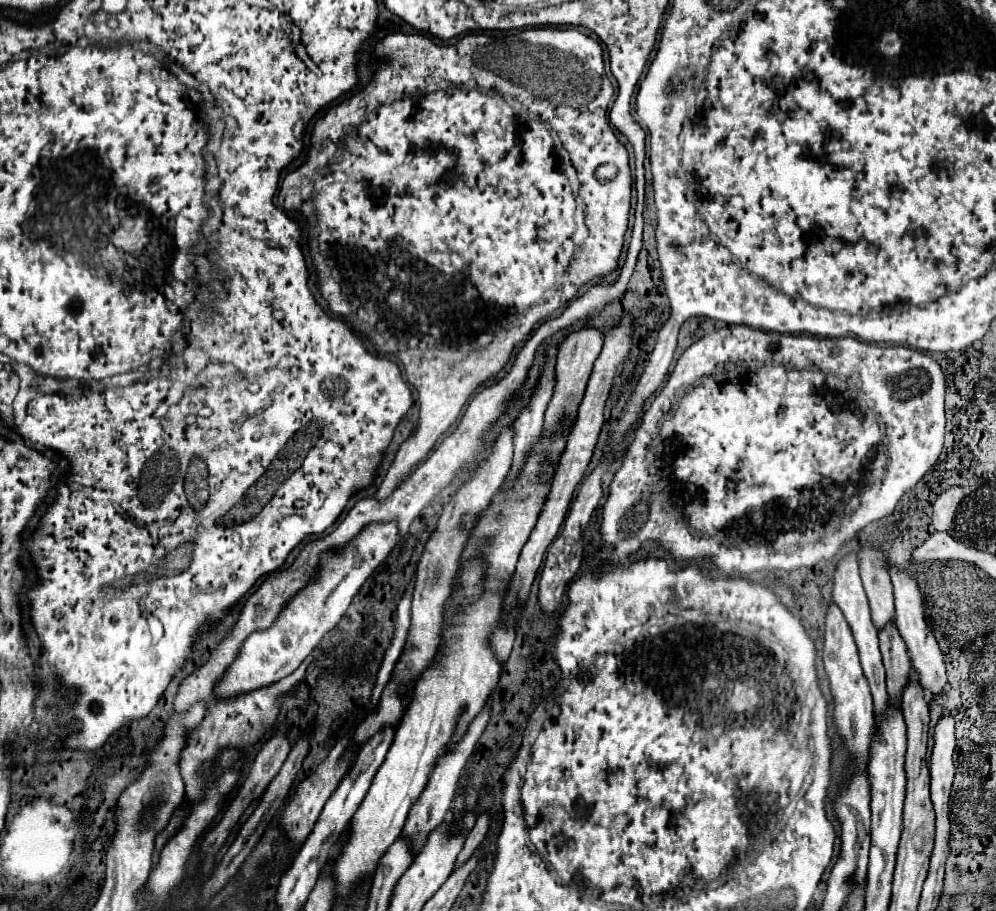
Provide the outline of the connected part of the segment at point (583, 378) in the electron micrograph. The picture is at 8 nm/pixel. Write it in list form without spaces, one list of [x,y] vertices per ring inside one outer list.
[[[585,324],[583,328],[571,332],[561,342],[559,356],[557,356],[557,384],[555,384],[555,394],[545,412],[545,424],[543,424],[545,430],[551,430],[563,414],[569,414],[569,410],[571,410],[571,414],[577,410],[577,406],[585,394],[585,386],[587,386],[589,374],[593,370],[593,362],[601,354],[601,346],[603,346],[603,332],[599,328],[595,328],[593,324]]]

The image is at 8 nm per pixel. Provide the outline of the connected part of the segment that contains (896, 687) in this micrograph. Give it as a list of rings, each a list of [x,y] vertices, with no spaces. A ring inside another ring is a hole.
[[[891,622],[885,628],[887,630],[879,630],[879,642],[881,642],[883,664],[887,670],[887,692],[891,698],[897,698],[901,696],[901,690],[907,684],[911,662],[905,650],[905,640],[901,638],[901,634],[897,634],[895,622]]]

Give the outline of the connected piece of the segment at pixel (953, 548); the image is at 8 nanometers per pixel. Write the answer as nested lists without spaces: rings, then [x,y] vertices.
[[[935,532],[927,542],[913,550],[913,560],[965,560],[977,566],[979,550],[965,546],[947,532]]]

